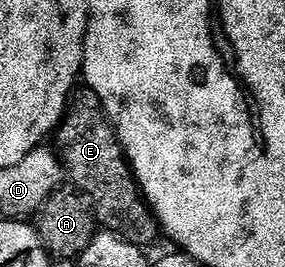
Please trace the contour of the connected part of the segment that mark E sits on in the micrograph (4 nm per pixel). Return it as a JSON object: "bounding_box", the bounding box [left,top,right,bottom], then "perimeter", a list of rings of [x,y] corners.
{"bounding_box":[54,85,161,248],"perimeter":[[[84,85],[73,94],[63,121],[60,122],[60,126],[54,132],[55,139],[54,147],[60,156],[60,162],[67,178],[92,200],[96,209],[97,224],[105,232],[120,234],[135,247],[151,248],[151,243],[156,238],[161,238],[160,223],[154,218],[148,200],[145,199],[144,192],[140,189],[140,182],[137,181],[135,173],[132,172],[132,166],[124,157],[124,146],[120,144],[120,138],[116,135],[116,130],[112,128],[107,113],[104,112],[104,106],[98,93],[94,93]]]}

